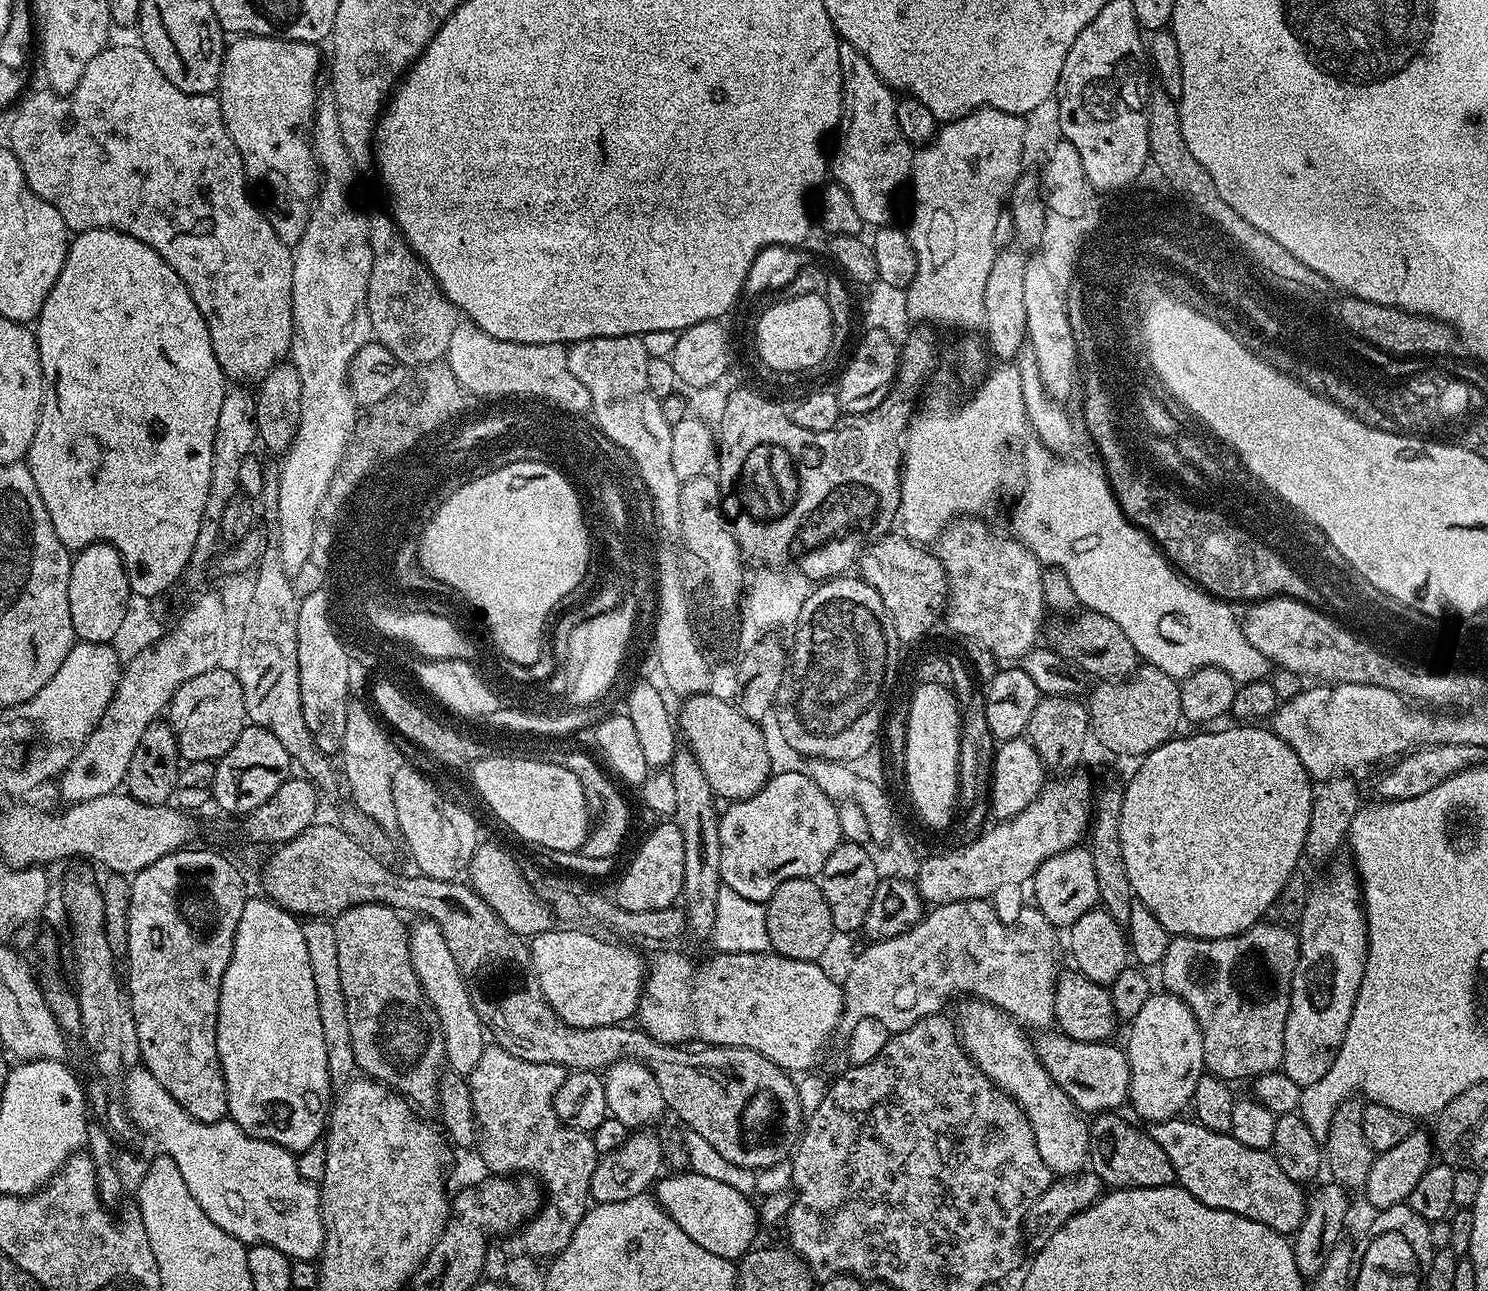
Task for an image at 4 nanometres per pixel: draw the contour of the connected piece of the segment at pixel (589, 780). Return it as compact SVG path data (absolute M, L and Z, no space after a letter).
M560 752L554 756L554 760L566 770L570 770L574 778L578 778L578 782L582 782L582 794L586 798L590 827L579 853L587 858L619 857L620 847L628 836L628 804L624 801L623 794L615 788L617 785L613 777L584 752Z

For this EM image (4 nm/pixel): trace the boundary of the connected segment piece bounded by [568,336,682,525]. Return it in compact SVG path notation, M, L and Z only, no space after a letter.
M603 336L602 338L586 338L568 348L568 365L570 374L590 390L592 399L591 415L594 423L610 442L616 443L622 452L636 456L640 467L644 469L644 480L648 482L650 498L662 514L662 518L670 525L680 519L680 486L682 481L674 474L672 455L670 454L670 434L672 425L666 422L660 405L661 397L650 390L650 381L646 379L646 366L650 359L650 351L639 336Z

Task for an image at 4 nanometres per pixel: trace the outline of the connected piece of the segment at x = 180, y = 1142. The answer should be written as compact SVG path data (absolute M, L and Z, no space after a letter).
M129 1067L123 1073L123 1080L122 1103L132 1119L133 1129L137 1133L145 1132L160 1147L157 1149L163 1155L174 1158L174 1166L178 1166L190 1194L194 1194L194 1202L198 1202L198 1206L206 1210L214 1226L222 1226L226 1234L238 1238L246 1246L254 1244L274 1246L274 1250L282 1250L282 1254L286 1254L292 1260L315 1261L319 1257L324 1251L320 1189L306 1178L302 1178L293 1153L287 1152L274 1142L266 1142L246 1134L231 1118L218 1122L202 1122L186 1114L186 1110L182 1110L182 1106L178 1106L178 1102L170 1098L166 1086L162 1086L162 1082L158 1082L158 1078L154 1078L154 1074L150 1074L148 1068Z

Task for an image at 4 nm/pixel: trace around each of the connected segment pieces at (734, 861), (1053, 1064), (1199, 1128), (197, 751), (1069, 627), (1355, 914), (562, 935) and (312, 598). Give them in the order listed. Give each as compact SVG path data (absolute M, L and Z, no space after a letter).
M807 771L779 772L768 777L758 794L732 802L729 809L720 814L720 879L723 887L734 890L734 894L742 894L742 898L766 902L787 879L819 877L822 866L826 866L826 858L830 858L830 854L834 854L834 850L842 843L837 801L832 801L828 797L831 795Z
M1040 1030L1035 1033L1034 1047L1042 1066L1046 1066L1046 1074L1062 1086L1062 1090L1074 1102L1074 1106L1081 1113L1099 1114L1119 1109L1120 1103L1128 1100L1128 1087L1130 1086L1130 1066L1128 1065L1128 1053L1123 1047L1115 1048L1112 1042L1078 1042L1071 1040L1059 1030Z
M1184 1119L1158 1120L1149 1123L1146 1128L1148 1137L1154 1142L1158 1142L1158 1146L1162 1146L1162 1151L1166 1153L1166 1158L1170 1158L1170 1166L1174 1166L1176 1175L1175 1183L1179 1187L1185 1188L1190 1194L1194 1194L1194 1198L1198 1198L1198 1202L1202 1202L1206 1206L1227 1210L1242 1218L1257 1220L1270 1226L1276 1232L1295 1233L1308 1211L1306 1192L1301 1185L1286 1178L1286 1174L1282 1174L1282 1166L1278 1166L1271 1151L1242 1146L1242 1142L1238 1142L1227 1132L1218 1133L1197 1123L1195 1119Z
M218 667L190 678L190 682L182 682L168 703L166 720L172 725L181 761L219 760L228 753L230 746L234 746L234 742L238 742L242 730L249 723L239 678L230 668Z
M1087 610L1081 611L1076 618L1073 624L1060 624L1052 632L1050 644L1059 656L1064 657L1081 673L1089 672L1090 675L1097 676L1095 679L1100 682L1123 680L1136 671L1138 667L1136 651L1130 638L1122 634L1118 622L1110 622L1110 618Z
M1348 866L1337 876L1326 877L1309 891L1298 925L1300 957L1290 990L1282 1071L1302 1089L1310 1082L1318 1082L1330 1070L1342 1038L1346 1038L1346 1026L1350 1026L1350 1014L1354 1014L1354 1002L1366 970L1368 919L1355 867Z
M560 926L555 930L539 932L531 937L532 970L540 981L540 989L549 1006L562 1018L564 1024L574 1028L597 1028L611 1024L624 1024L637 1015L640 993L646 983L646 960L632 948L619 948L608 940L599 940L588 932L579 932L576 926Z
M309 591L303 593L298 610L298 678L301 679L302 713L318 750L336 754L342 746L342 738L346 738L348 687L352 688L354 684L354 664L349 649L340 641L341 633L334 627L329 593Z

